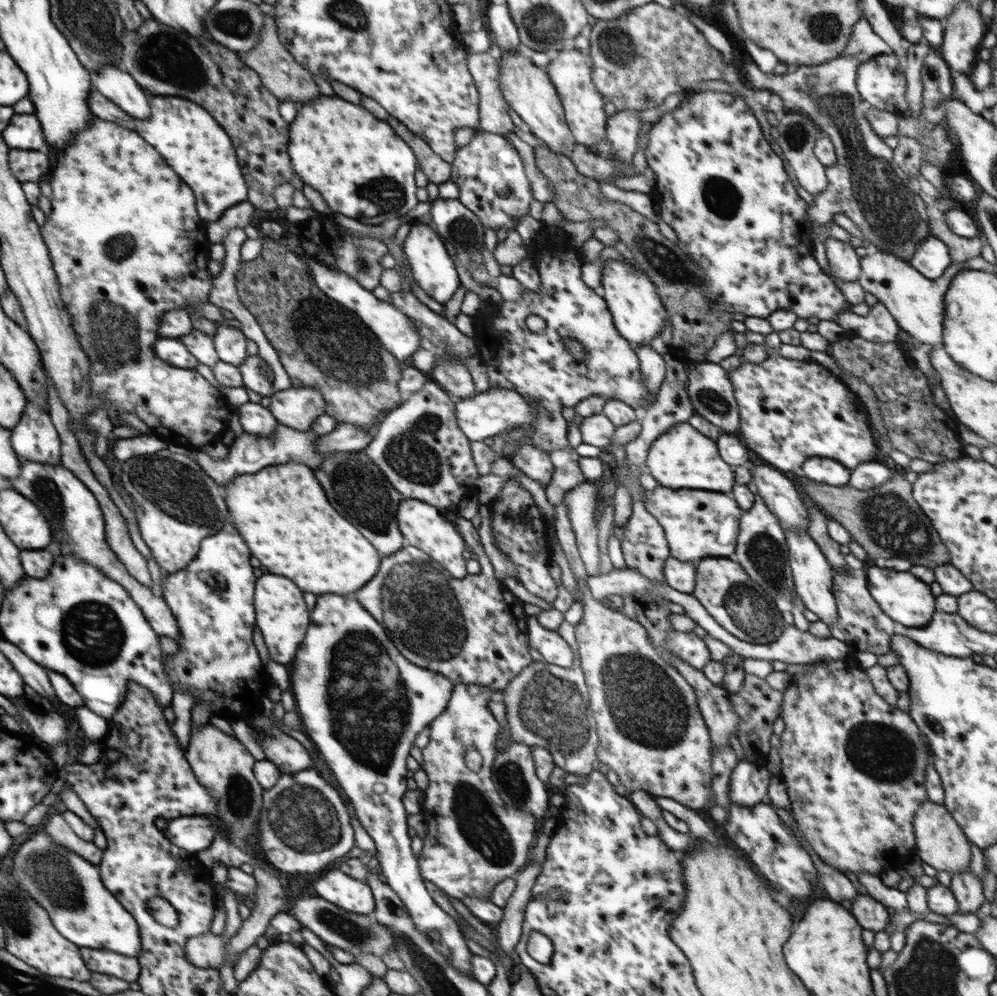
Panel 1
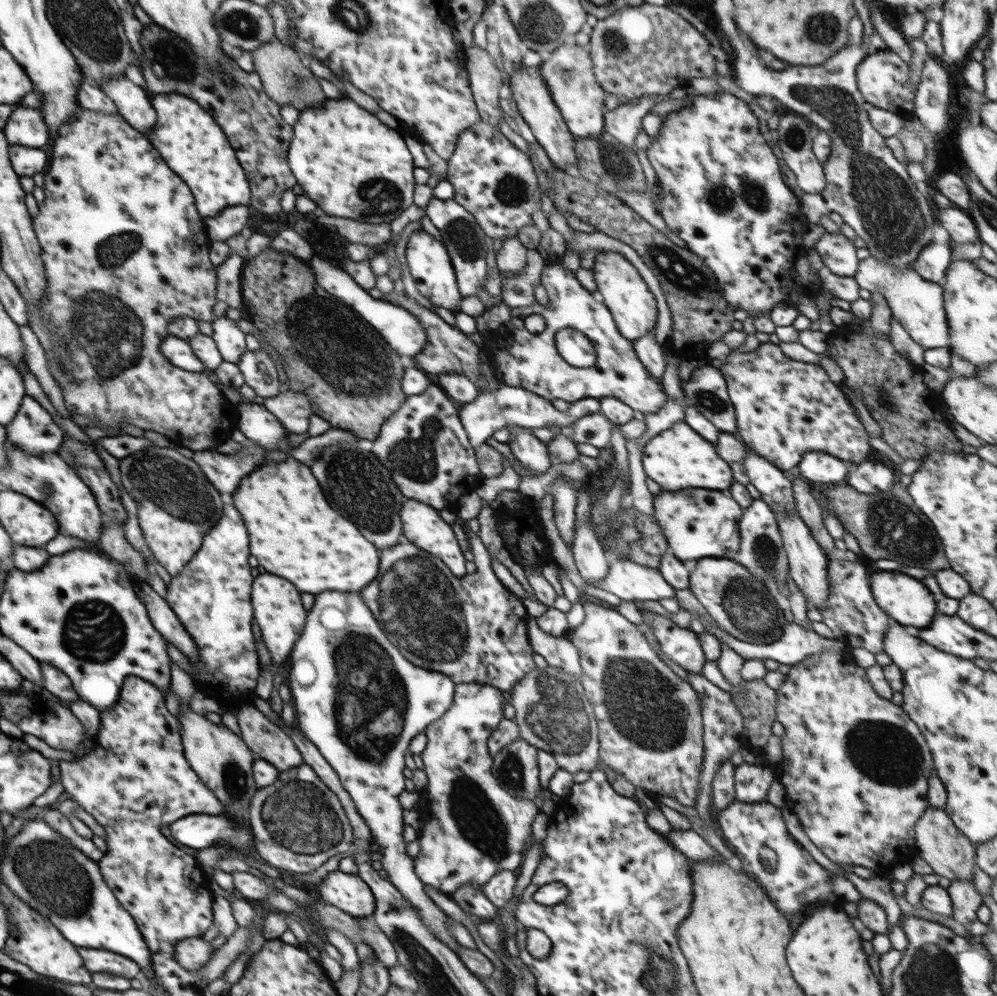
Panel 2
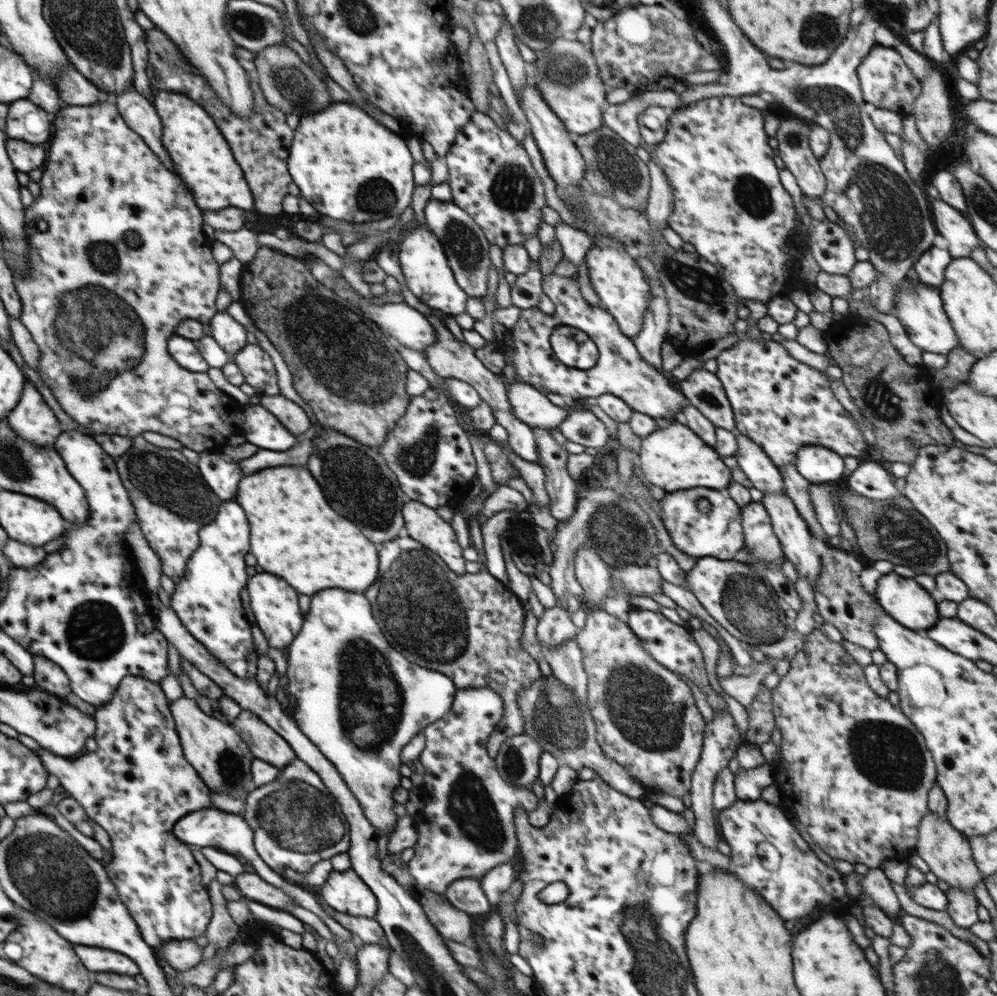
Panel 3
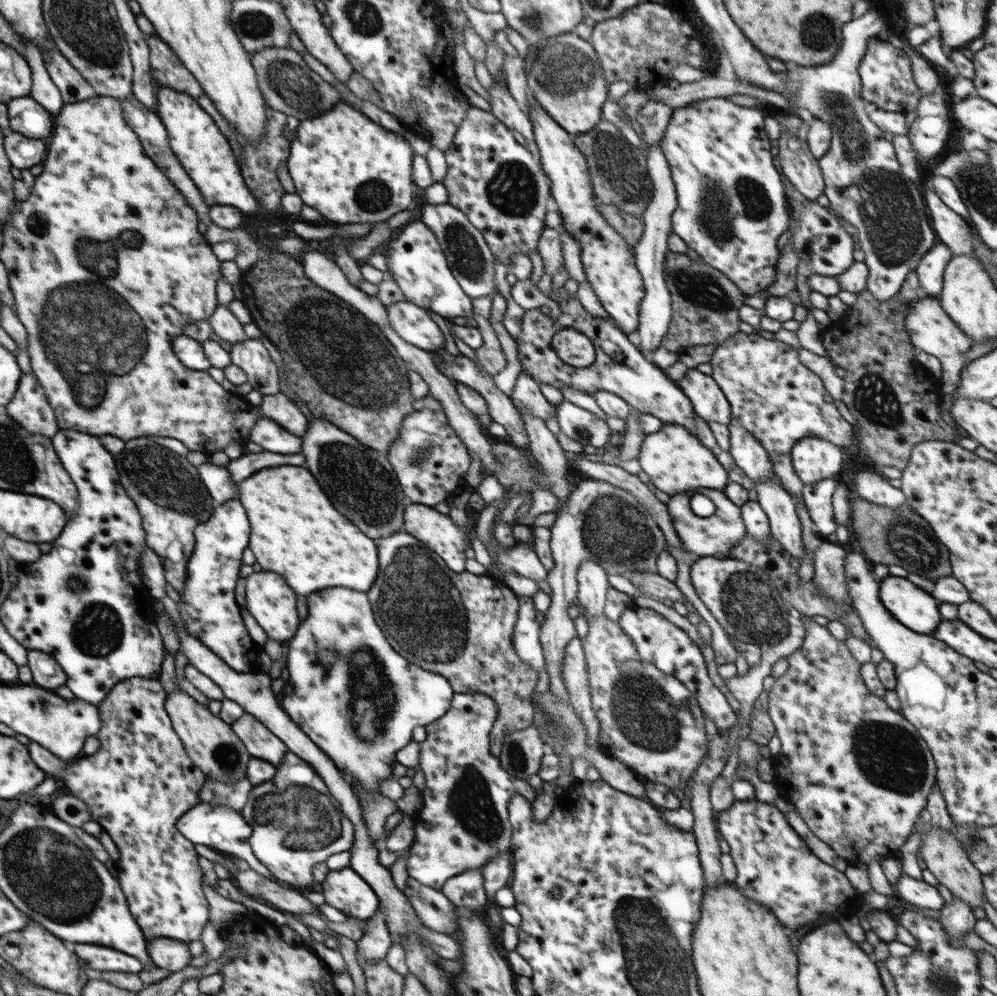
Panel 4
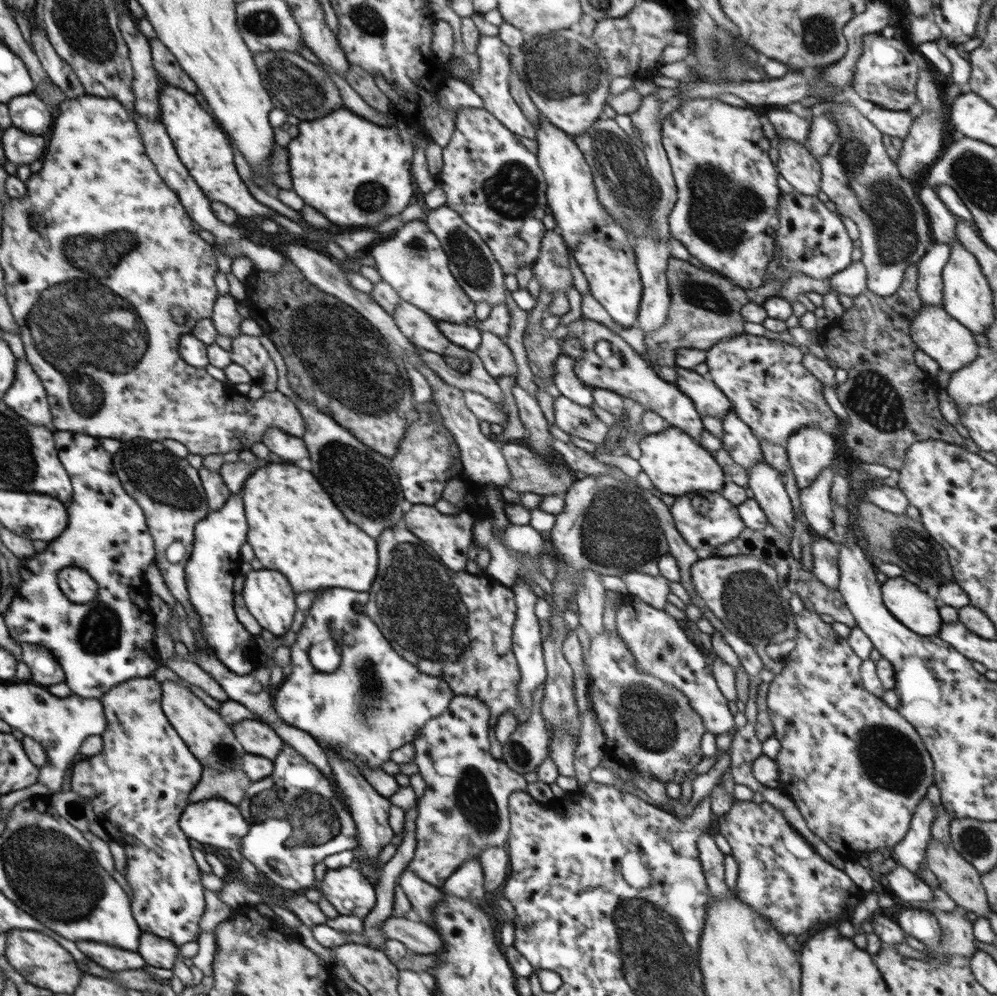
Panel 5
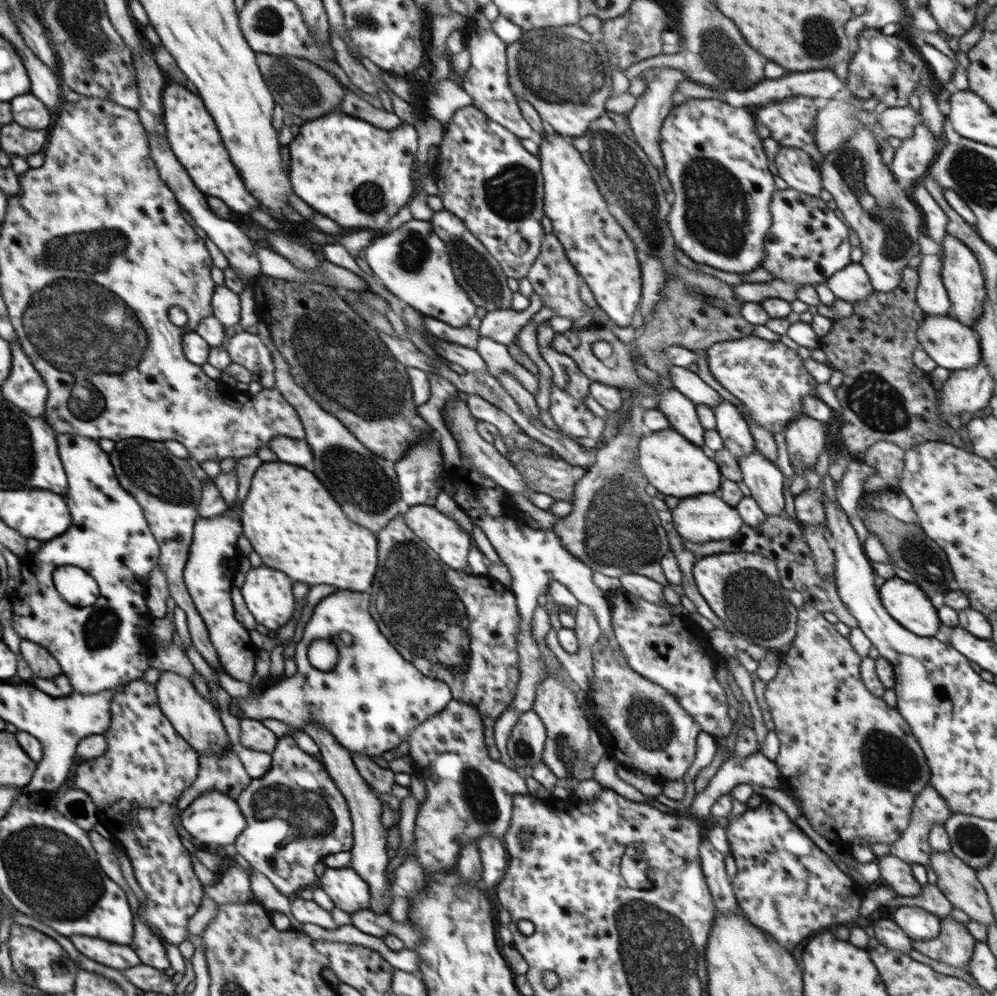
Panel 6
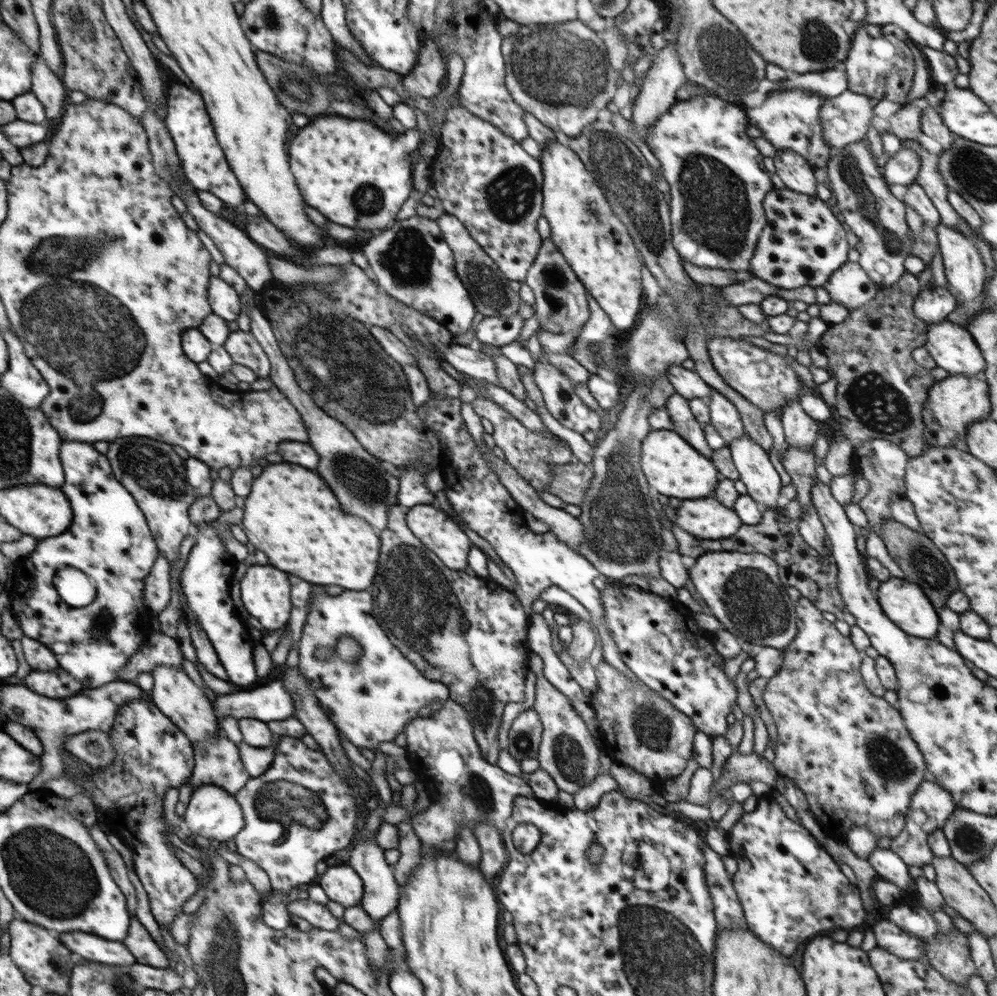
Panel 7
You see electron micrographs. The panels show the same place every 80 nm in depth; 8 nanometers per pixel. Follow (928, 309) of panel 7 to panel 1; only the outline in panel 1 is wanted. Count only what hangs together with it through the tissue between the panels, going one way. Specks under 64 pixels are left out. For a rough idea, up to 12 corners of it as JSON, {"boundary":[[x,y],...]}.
{"boundary":[[930,236],[916,245],[908,262],[937,279],[953,260],[944,242]]}

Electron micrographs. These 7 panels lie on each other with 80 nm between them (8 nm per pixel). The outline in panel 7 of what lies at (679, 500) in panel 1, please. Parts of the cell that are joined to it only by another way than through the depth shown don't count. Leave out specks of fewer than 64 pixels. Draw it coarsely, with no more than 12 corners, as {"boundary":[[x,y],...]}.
{"boundary":[[714,498],[684,500],[674,523],[692,537],[733,536],[742,522]]}

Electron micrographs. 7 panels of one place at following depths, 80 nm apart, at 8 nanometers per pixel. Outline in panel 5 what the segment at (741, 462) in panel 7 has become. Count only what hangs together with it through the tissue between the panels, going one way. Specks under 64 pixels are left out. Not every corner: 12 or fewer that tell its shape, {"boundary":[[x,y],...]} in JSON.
{"boundary":[[765,461],[746,472],[748,486],[782,534],[795,512],[782,474]]}

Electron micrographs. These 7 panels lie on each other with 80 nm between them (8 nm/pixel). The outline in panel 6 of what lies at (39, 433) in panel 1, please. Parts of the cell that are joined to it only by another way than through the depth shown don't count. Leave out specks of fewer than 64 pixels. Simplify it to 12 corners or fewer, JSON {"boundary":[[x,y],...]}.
{"boundary":[[21,345],[1,387],[28,417],[44,418],[48,389]]}

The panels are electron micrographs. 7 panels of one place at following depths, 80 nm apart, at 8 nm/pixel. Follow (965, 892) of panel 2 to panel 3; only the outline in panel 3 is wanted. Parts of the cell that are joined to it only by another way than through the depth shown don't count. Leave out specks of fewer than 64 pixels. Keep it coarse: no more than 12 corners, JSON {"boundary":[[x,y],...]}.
{"boundary":[[950,887],[946,912],[959,928],[979,921],[973,893]]}

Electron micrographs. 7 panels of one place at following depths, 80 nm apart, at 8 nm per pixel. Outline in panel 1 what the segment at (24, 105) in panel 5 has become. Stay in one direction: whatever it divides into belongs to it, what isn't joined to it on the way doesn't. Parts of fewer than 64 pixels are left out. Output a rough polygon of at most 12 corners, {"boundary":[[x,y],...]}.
{"boundary":[[16,112],[1,133],[8,148],[50,152],[34,113]]}

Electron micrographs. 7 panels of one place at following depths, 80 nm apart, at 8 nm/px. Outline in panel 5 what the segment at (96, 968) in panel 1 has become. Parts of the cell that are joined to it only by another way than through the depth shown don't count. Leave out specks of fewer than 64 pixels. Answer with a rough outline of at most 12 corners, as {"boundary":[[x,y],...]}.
{"boundary":[[76,942],[78,950],[108,970],[136,970],[140,954],[100,942]]}

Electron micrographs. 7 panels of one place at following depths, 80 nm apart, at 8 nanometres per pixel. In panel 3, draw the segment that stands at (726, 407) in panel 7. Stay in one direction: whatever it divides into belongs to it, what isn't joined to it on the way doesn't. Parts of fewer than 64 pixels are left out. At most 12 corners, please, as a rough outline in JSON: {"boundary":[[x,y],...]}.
{"boundary":[[735,432],[740,470],[763,493],[785,494],[782,474],[748,436]]}

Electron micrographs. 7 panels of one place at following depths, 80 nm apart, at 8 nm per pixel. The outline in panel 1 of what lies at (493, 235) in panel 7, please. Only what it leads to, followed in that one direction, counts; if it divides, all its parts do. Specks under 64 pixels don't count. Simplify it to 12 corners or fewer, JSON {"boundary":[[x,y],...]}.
{"boundary":[[477,130],[450,180],[485,228],[514,229],[534,200],[507,136]]}

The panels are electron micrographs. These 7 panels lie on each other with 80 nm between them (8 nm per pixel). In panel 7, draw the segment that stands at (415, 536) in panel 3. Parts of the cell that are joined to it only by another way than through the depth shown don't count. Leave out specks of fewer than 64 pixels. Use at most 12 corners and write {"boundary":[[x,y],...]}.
{"boundary":[[436,504],[405,514],[408,528],[452,570],[472,548],[458,521]]}

